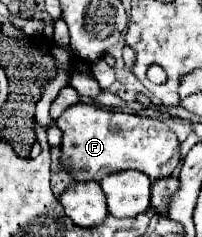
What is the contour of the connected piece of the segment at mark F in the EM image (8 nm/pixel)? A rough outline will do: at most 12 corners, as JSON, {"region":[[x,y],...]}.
{"region":[[79,102],[61,114],[77,182],[121,170],[151,180],[181,162],[159,118]]}

